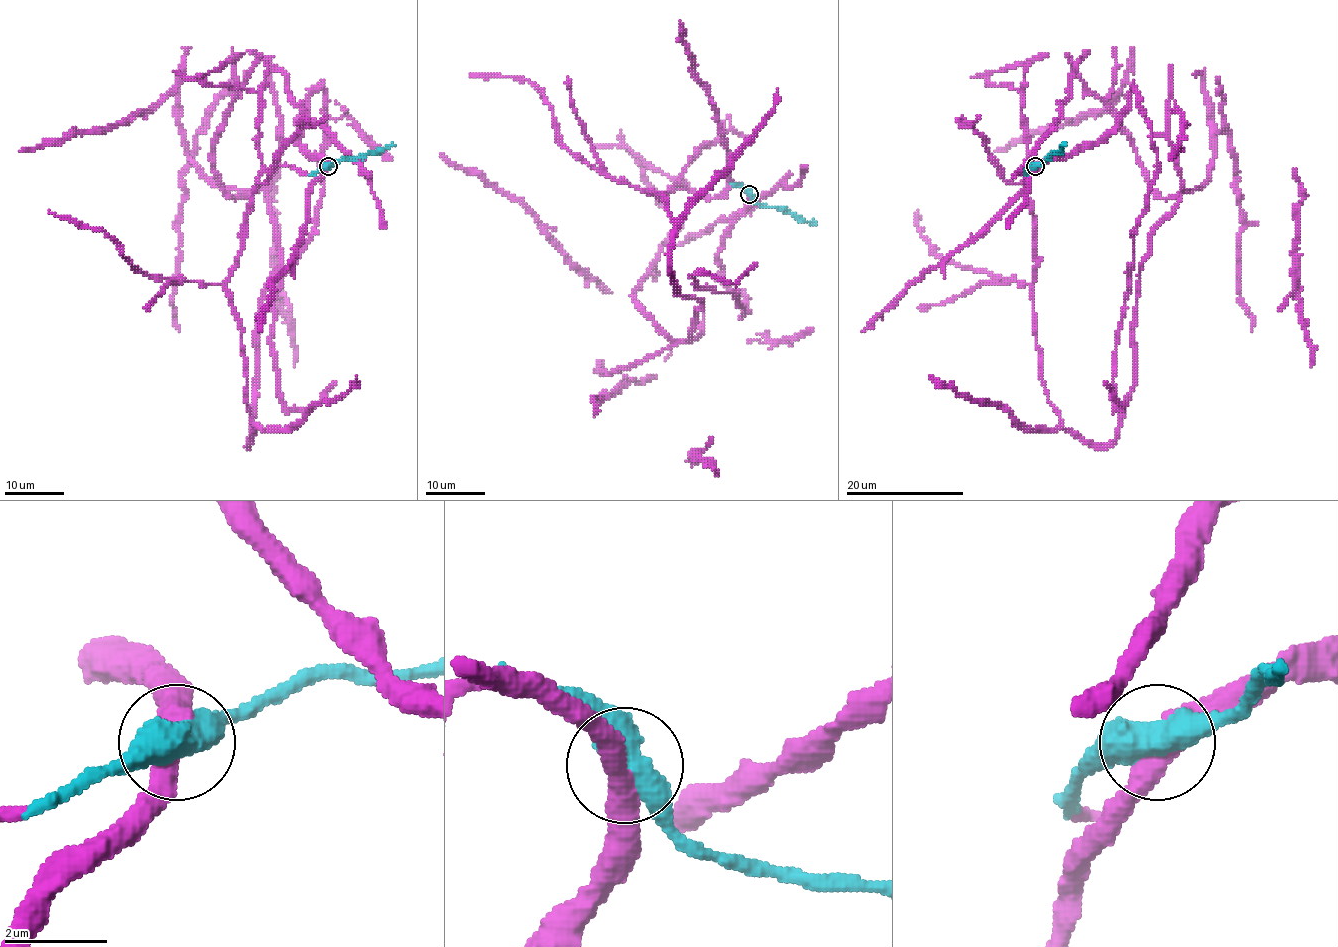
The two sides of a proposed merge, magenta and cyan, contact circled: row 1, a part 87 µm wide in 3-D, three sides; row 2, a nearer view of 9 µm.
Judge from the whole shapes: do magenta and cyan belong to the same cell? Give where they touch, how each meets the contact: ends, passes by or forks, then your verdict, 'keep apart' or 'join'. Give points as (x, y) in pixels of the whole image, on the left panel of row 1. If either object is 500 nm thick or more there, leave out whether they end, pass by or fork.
(328, 166) | join

